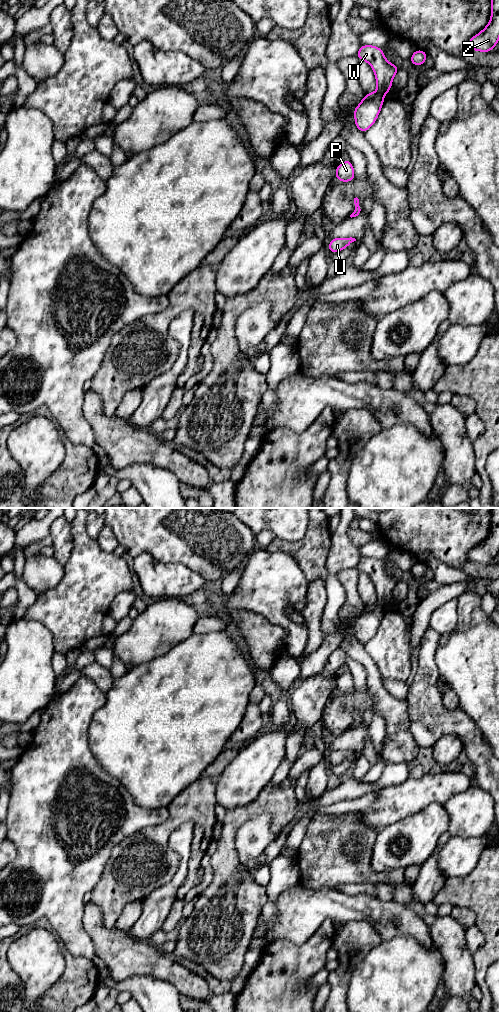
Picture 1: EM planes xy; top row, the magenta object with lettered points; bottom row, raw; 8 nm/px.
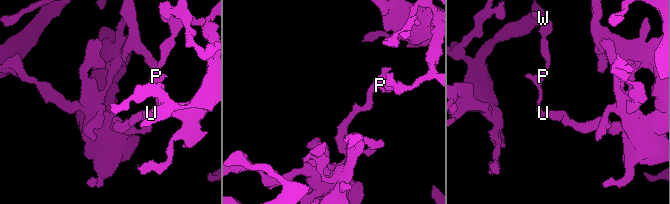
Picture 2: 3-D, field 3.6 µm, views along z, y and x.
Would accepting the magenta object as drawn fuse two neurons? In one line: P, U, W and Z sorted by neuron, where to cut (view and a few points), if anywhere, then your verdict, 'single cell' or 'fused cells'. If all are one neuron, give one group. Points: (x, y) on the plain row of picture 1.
groups P U / W Z; cut xy (376, 603), (383, 608); fused cells

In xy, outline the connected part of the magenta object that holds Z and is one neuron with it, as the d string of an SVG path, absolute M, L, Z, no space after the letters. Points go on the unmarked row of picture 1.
M499 508L491 510L491 531L479 546L469 551L469 560L484 565L492 562L499 553Z

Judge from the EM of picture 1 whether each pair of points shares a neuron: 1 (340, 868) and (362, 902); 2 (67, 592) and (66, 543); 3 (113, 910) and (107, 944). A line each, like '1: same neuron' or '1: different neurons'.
1: different neurons
2: different neurons
3: different neurons

